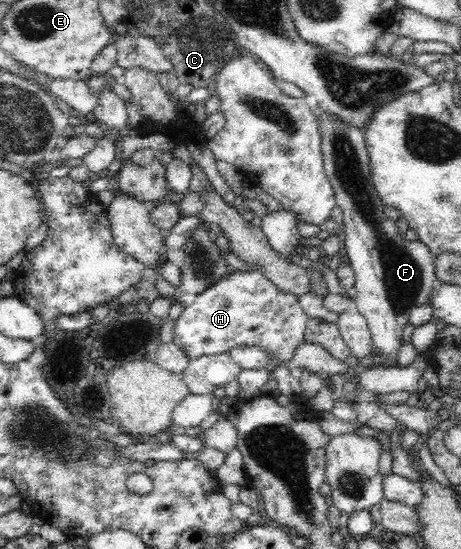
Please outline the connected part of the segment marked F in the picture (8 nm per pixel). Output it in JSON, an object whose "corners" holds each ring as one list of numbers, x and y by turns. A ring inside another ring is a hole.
{"corners":[[316,108,317,118,319,118,319,128,321,129,323,160,328,175,328,180,332,183,337,205,343,210,346,227,346,238,344,238,345,251,349,257,349,263,355,274,353,286,356,310,360,311,368,321,368,326,372,335,372,342,376,352,383,357,386,367,398,367,397,356,400,346,403,345,402,332,404,324,408,323,408,316,412,308,422,306,431,296,432,286,434,286,435,260,434,255,426,244,416,240,409,242,405,236,400,234,395,221,384,215,385,204,374,188,374,183,370,179,371,167,369,153,366,147,364,130,350,127,342,121,338,121,334,115,326,113,324,109]]}

